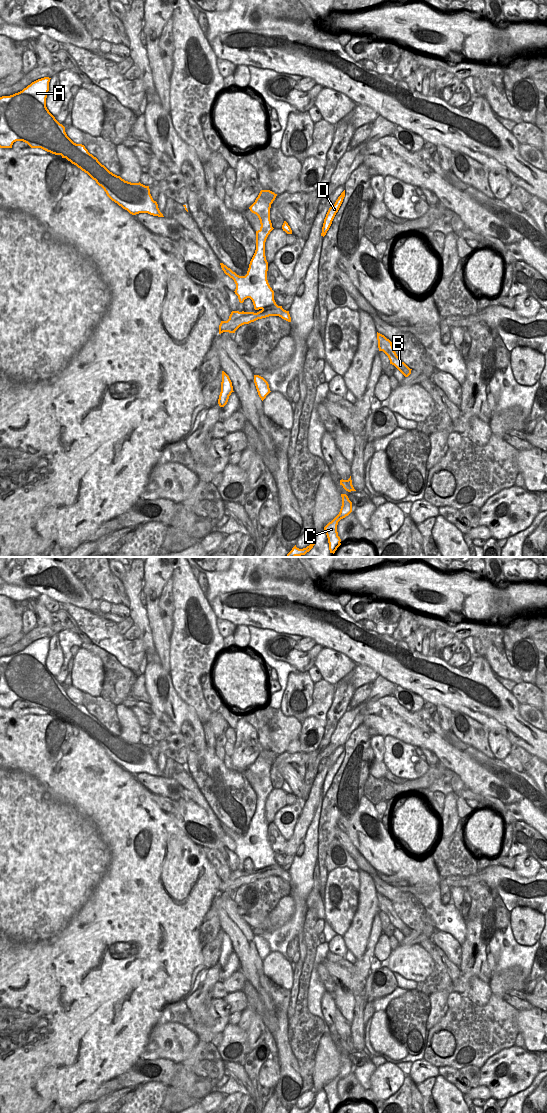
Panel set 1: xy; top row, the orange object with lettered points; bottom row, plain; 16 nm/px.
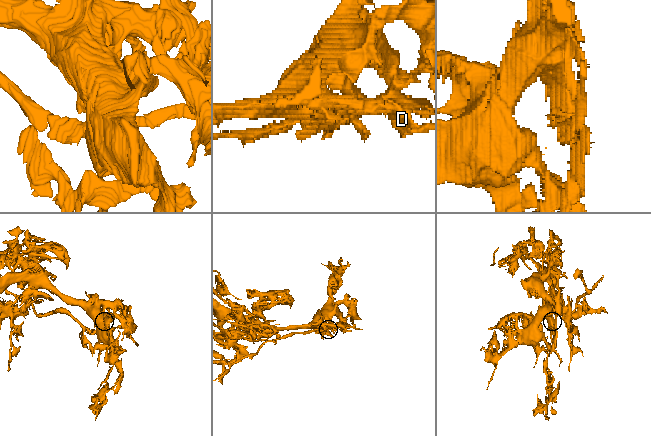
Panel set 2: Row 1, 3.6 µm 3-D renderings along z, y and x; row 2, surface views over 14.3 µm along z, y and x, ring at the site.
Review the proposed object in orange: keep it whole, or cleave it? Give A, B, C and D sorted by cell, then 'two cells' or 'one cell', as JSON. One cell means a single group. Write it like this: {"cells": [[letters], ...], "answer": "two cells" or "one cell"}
{"cells": [["A", "C", "D"], ["B"]], "answer": "two cells"}

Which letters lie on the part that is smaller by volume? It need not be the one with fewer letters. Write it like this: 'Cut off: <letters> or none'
Cut off: B

